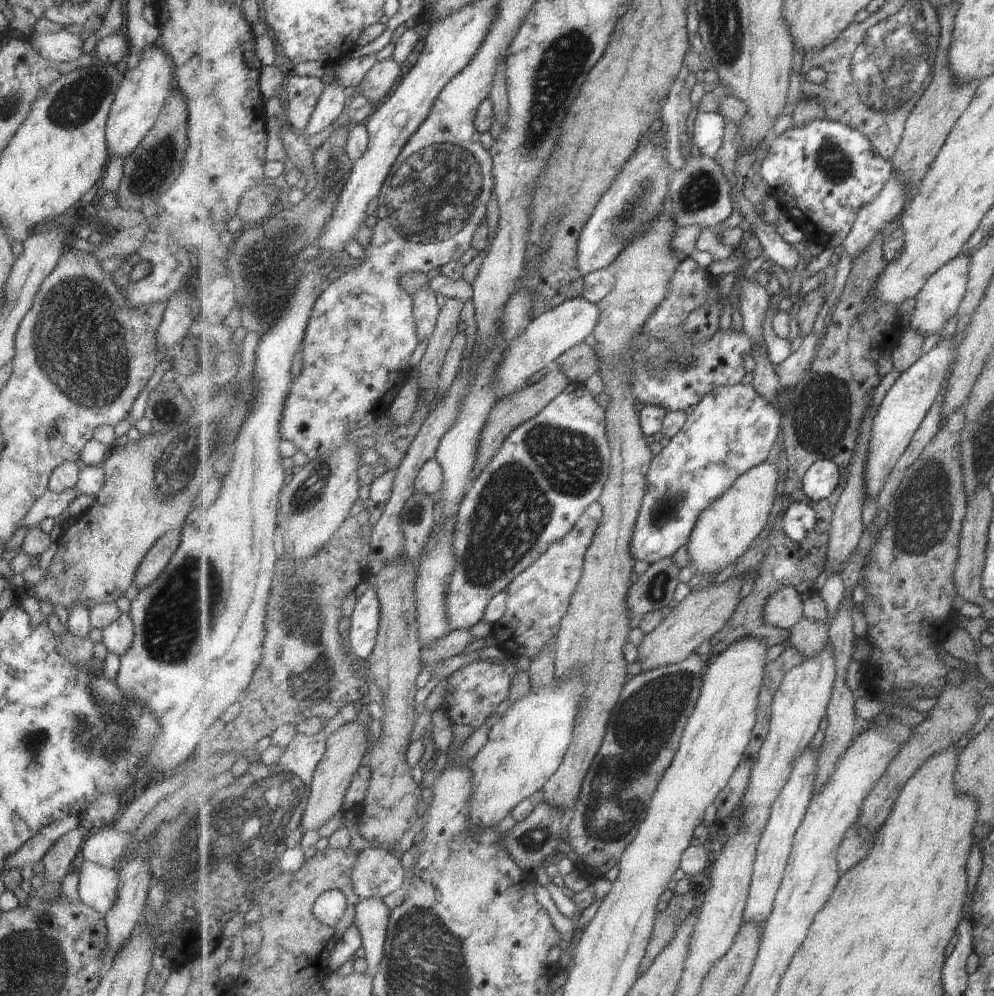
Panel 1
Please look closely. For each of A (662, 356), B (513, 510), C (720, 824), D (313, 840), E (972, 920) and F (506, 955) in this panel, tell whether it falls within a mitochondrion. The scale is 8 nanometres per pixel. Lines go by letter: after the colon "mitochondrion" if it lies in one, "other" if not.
A: mitochondrion
B: mitochondrion
C: other
D: other
E: other
F: other

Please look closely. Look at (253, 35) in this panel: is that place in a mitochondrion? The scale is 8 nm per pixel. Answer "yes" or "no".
no

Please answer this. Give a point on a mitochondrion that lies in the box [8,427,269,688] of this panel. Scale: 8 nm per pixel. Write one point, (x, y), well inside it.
(188, 601)

